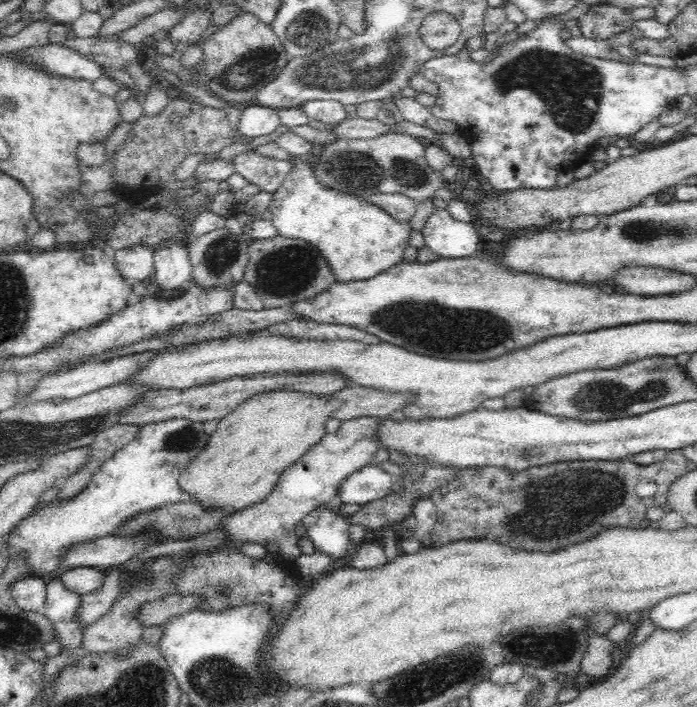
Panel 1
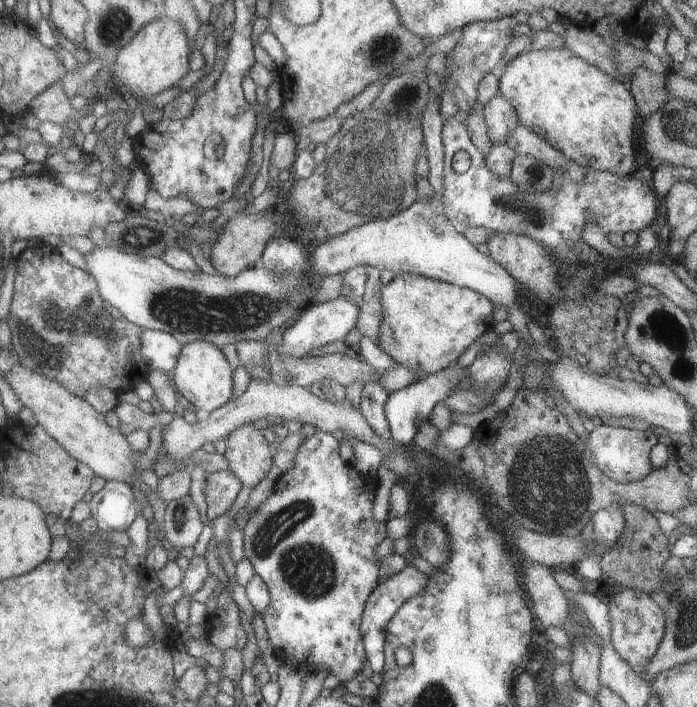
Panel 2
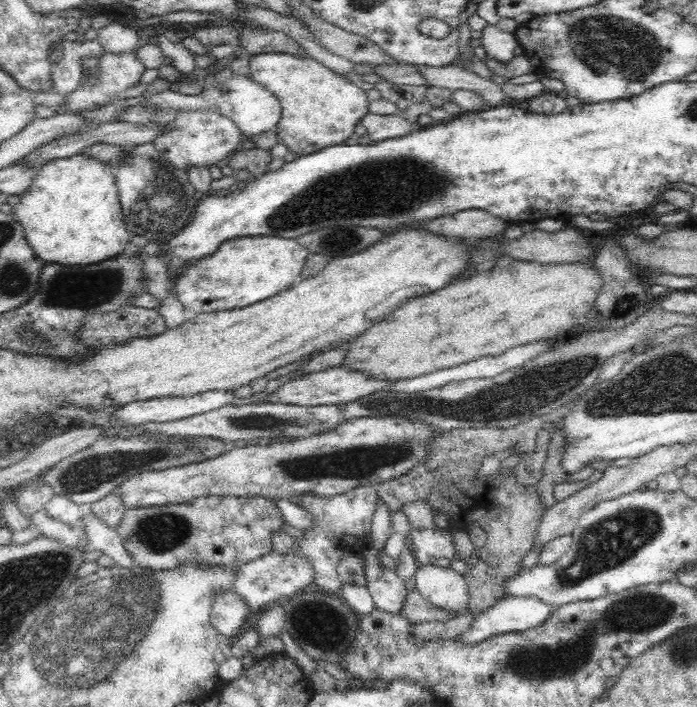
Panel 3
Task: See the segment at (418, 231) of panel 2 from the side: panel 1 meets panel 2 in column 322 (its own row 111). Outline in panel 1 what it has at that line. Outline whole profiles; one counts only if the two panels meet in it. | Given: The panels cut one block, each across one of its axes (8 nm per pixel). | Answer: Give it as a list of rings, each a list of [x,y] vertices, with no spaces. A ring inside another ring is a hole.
[[[254,104],[244,109],[235,130],[254,139],[274,132],[278,126],[281,123],[276,109]]]

